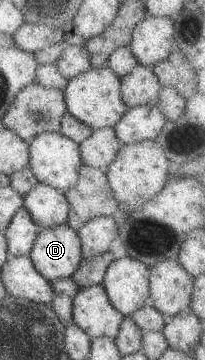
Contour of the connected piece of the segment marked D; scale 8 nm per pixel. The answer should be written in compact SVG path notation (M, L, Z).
M67 224L42 229L27 256L35 271L48 282L65 279L81 261L80 239Z

